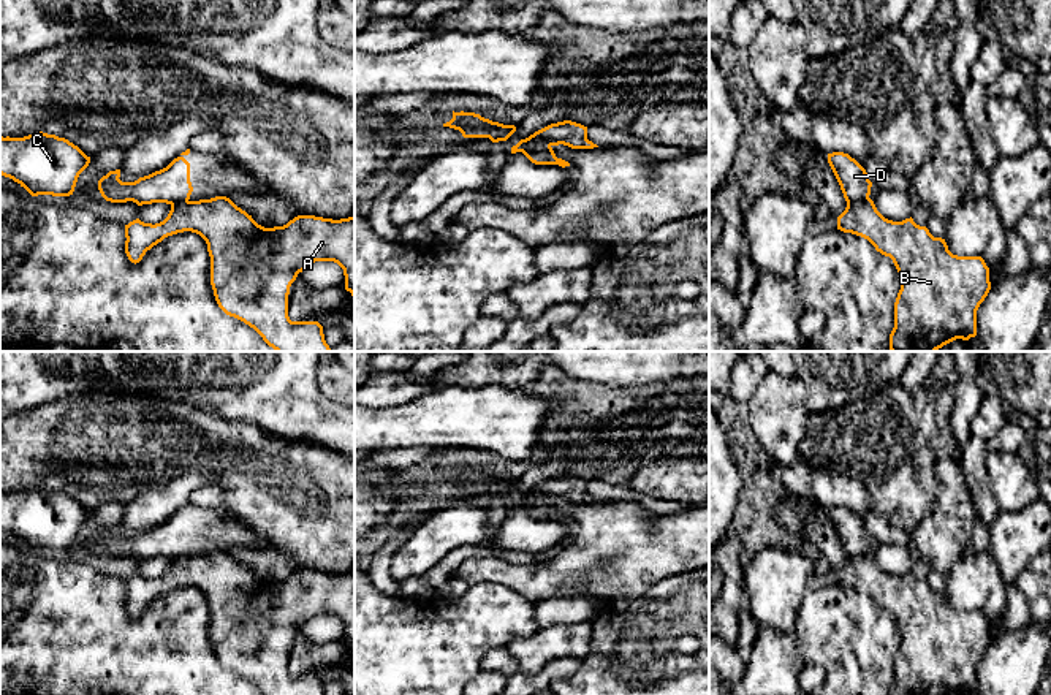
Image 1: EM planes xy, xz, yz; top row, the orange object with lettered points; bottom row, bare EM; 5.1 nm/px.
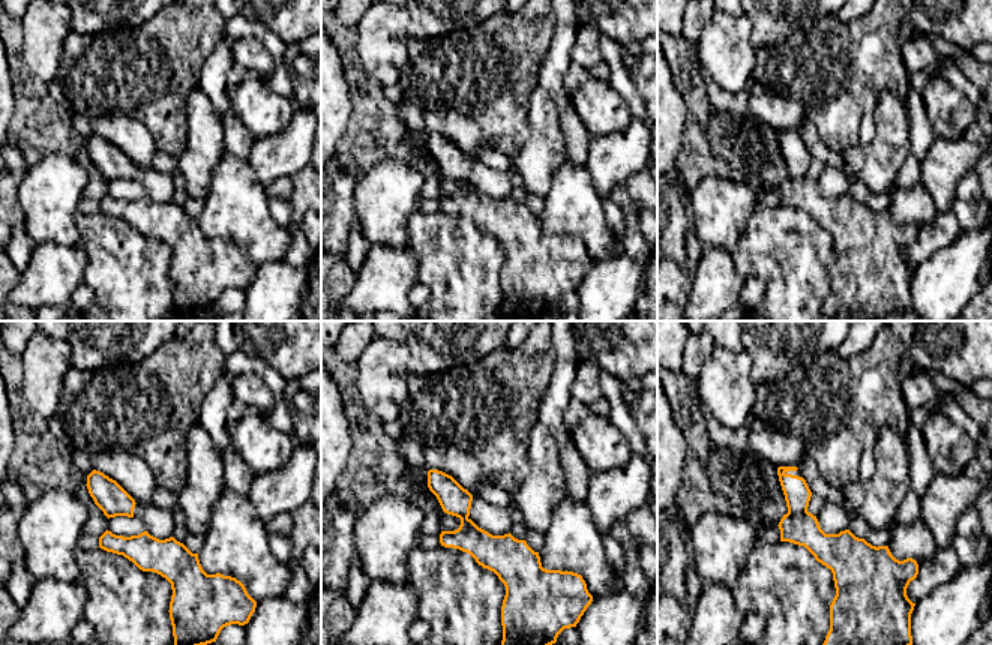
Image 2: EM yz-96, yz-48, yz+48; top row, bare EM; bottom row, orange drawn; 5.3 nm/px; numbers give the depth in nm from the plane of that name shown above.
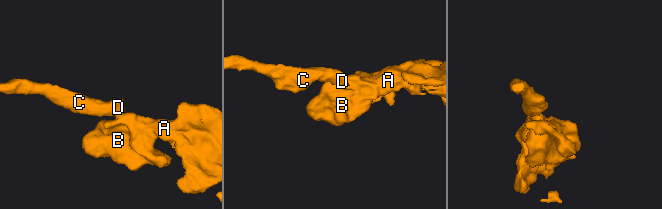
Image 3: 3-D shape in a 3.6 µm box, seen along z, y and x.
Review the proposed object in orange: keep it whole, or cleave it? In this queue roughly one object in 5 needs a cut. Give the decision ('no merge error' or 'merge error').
merge error

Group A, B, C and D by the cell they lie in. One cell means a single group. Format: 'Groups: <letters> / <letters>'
Groups: A B / C D

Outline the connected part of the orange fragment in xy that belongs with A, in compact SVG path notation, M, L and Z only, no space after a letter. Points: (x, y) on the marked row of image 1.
M226 196L171 204L160 223L139 218L125 225L125 253L139 263L147 250L165 237L192 231L199 234L211 256L211 285L218 307L253 328L275 351L331 351L318 321L291 321L288 317L290 287L309 264L334 261L343 269L345 290L355 298L355 215L332 220L298 215L283 226L264 228Z

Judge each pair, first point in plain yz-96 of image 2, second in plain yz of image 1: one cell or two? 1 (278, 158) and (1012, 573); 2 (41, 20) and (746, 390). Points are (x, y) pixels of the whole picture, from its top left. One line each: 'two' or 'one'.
1: one
2: two

